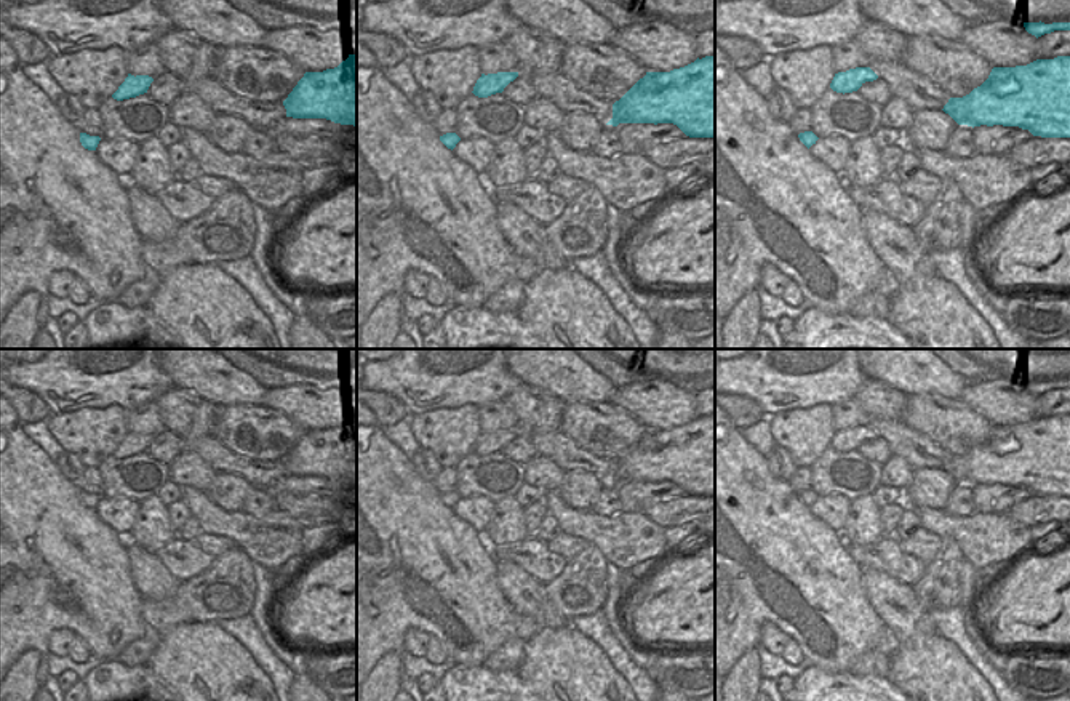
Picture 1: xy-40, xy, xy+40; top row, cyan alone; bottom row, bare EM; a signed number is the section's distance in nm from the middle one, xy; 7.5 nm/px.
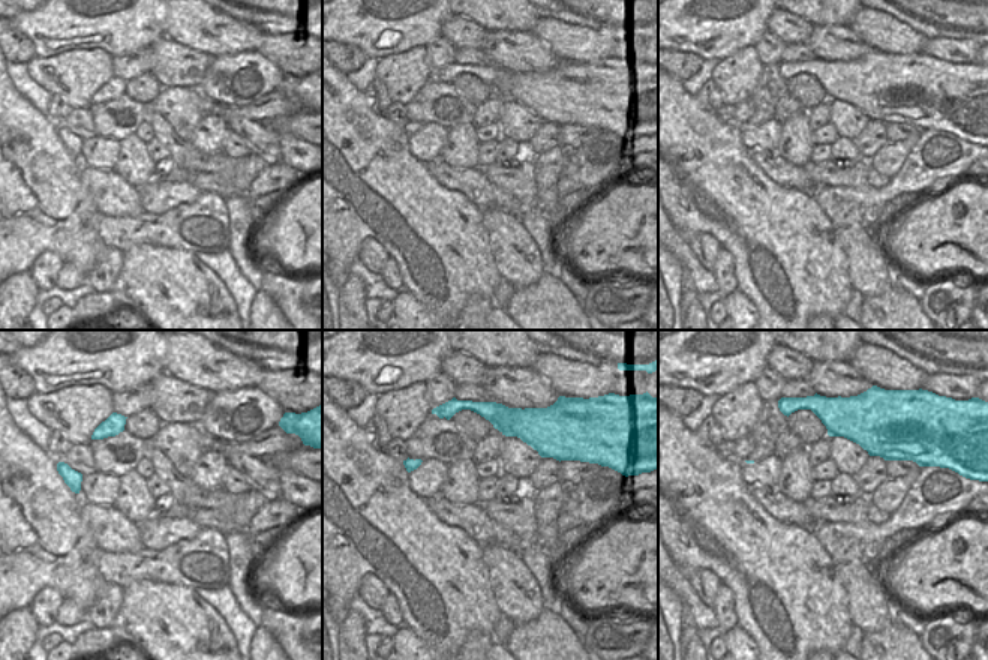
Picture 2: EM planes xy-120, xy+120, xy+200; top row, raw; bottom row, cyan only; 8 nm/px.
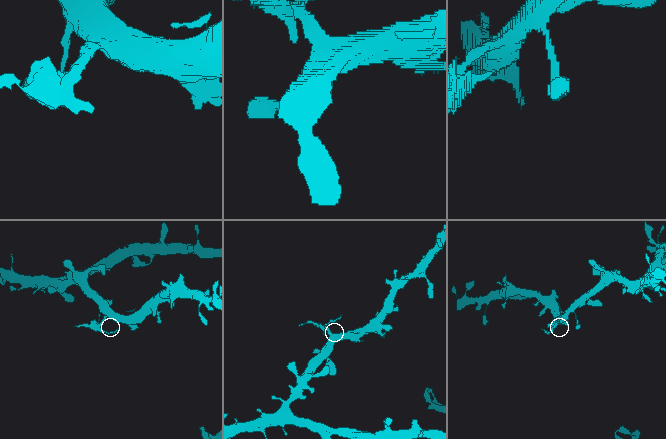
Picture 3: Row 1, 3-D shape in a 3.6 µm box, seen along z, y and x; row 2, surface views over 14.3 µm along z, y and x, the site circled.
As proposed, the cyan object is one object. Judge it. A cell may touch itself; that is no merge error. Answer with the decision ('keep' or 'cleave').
cleave

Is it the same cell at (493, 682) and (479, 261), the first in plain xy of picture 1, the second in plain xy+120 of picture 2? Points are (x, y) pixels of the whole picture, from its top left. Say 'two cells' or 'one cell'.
two cells

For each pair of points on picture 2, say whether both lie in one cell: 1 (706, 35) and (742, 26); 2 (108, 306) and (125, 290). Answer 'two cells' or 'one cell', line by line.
1: one cell
2: two cells

